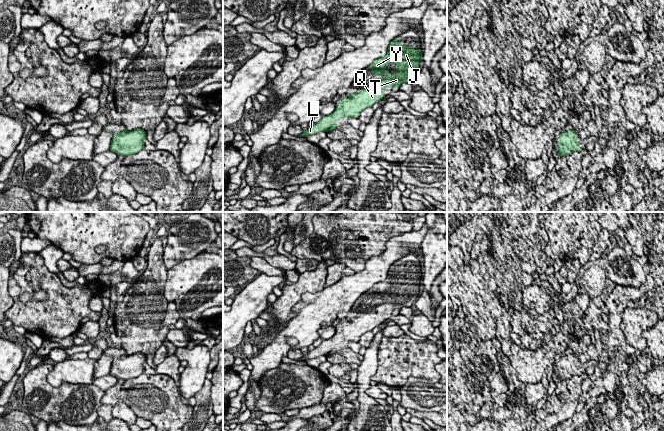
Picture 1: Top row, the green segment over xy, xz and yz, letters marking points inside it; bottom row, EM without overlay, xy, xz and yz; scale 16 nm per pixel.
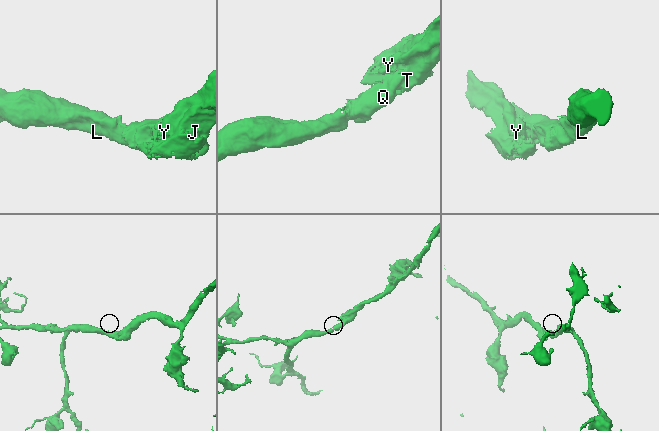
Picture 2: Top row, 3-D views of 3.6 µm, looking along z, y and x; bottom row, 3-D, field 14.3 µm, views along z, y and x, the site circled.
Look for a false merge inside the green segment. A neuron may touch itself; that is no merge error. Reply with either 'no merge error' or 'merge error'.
no merge error

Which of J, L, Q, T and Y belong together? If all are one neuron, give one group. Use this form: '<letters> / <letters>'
J L Q T Y

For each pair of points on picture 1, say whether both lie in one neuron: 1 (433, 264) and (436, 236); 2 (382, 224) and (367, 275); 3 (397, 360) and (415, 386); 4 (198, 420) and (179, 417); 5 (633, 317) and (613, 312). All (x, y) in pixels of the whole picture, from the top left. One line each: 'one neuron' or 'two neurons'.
1: one neuron
2: two neurons
3: two neurons
4: two neurons
5: two neurons

